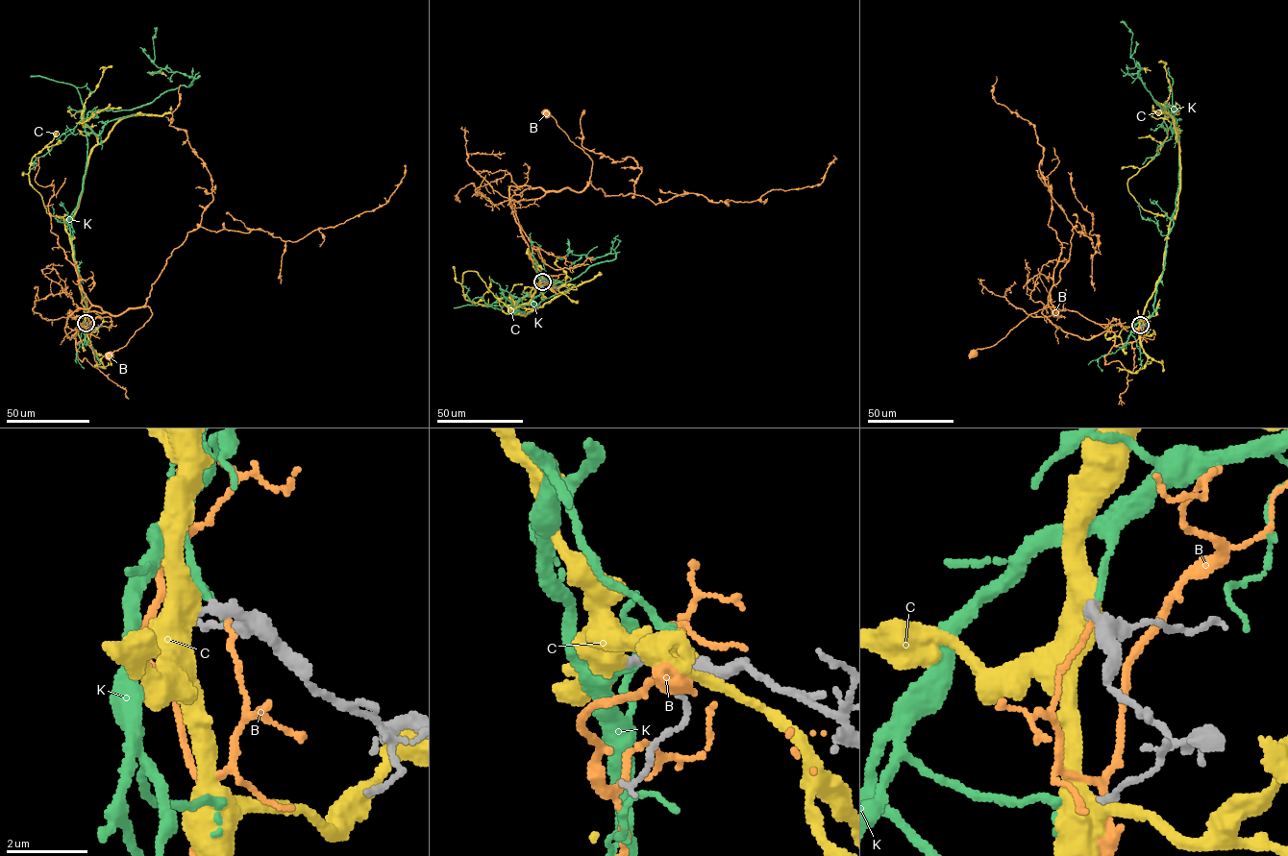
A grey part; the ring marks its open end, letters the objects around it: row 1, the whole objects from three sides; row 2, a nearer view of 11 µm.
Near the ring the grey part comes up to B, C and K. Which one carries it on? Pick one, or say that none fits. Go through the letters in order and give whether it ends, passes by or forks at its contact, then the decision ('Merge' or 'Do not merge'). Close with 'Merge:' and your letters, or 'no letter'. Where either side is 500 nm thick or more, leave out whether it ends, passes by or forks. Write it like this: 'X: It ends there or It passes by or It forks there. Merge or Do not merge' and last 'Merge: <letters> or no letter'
B: It ends there. Do not merge
C: Do not merge
K: It ends there. Merge
Merge: K

